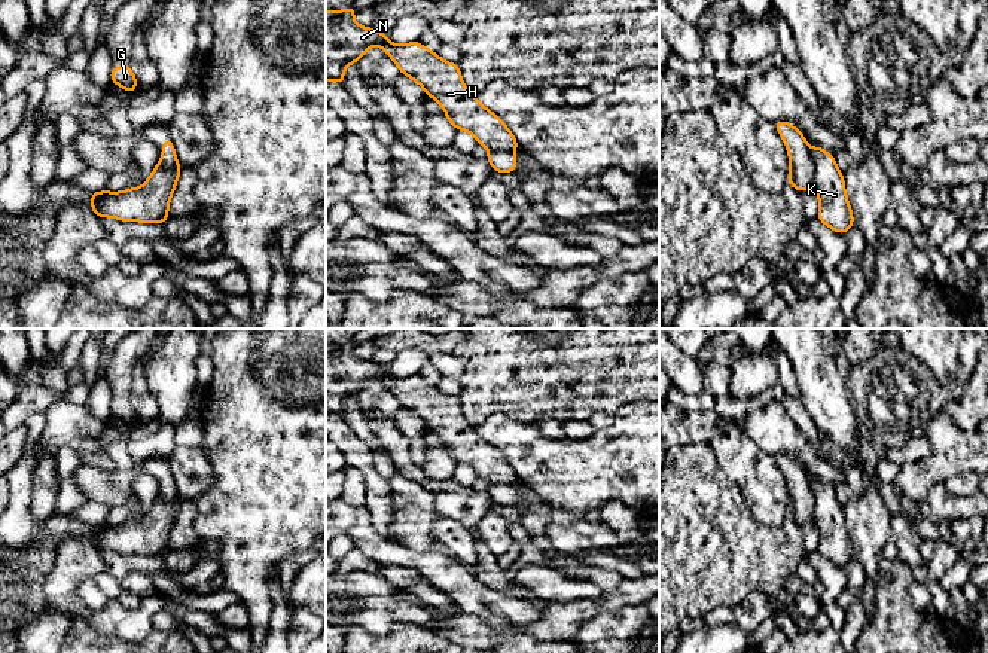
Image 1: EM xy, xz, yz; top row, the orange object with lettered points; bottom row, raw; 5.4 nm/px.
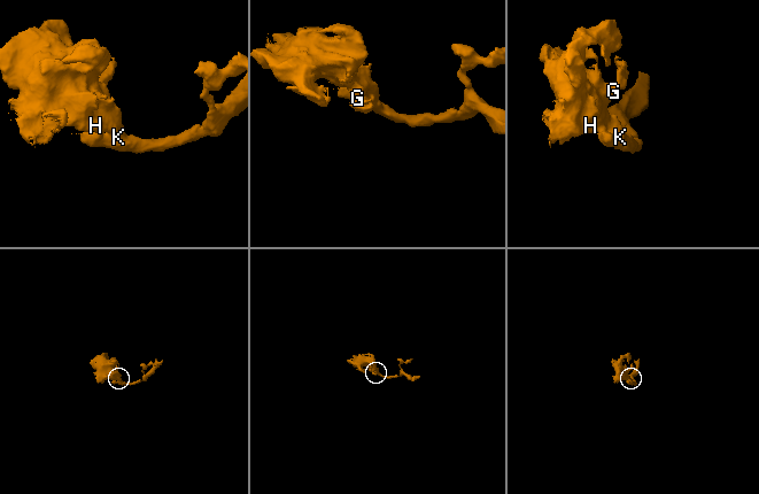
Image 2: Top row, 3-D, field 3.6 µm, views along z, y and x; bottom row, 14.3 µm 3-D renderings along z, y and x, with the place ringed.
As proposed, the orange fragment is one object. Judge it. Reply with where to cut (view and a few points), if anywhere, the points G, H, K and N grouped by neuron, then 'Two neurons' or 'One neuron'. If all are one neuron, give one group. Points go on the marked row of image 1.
Split along yz (811, 153), (814, 182). Groups: G H N / K. Two neurons

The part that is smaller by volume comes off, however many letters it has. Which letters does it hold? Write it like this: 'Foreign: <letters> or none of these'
Foreign: K

